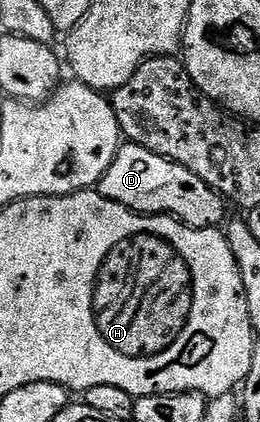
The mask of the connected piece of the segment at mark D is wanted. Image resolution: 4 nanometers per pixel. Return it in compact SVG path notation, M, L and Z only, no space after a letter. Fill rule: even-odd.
M127 140L120 145L113 164L109 164L97 189L101 196L136 210L138 214L166 214L168 218L175 218L198 230L219 228L225 222L225 199L222 194L205 184L205 180L193 176L189 168L162 158L138 142Z

